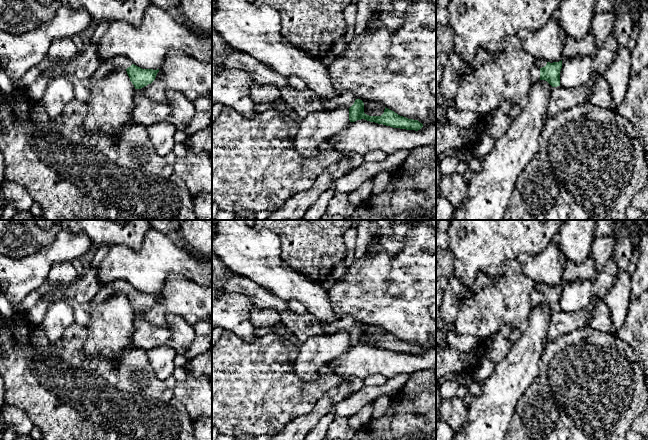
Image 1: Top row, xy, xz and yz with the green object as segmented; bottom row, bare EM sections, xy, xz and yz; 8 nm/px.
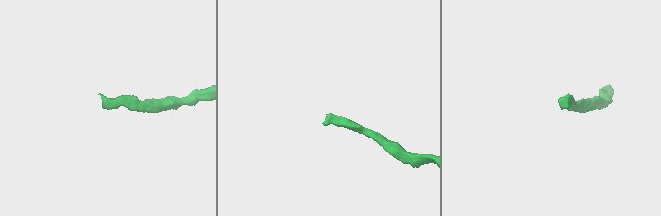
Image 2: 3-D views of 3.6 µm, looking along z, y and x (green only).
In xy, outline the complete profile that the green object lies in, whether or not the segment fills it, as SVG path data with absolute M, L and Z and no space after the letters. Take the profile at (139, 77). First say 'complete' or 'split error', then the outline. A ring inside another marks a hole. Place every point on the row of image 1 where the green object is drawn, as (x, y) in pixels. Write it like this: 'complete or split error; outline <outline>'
split error; outline M116 56L106 62L103 62L100 67L94 72L94 74L88 80L88 90L90 91L98 83L102 82L111 73L118 69L124 69L127 71L130 81L134 85L135 89L141 89L148 84L151 84L159 72L159 69L142 69L134 65L125 57Z

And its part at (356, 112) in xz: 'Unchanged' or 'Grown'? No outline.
Grown

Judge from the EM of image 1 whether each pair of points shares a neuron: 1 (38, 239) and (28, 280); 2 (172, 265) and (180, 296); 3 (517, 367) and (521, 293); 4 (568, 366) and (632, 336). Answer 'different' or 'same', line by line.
1: different
2: different
3: different
4: different

